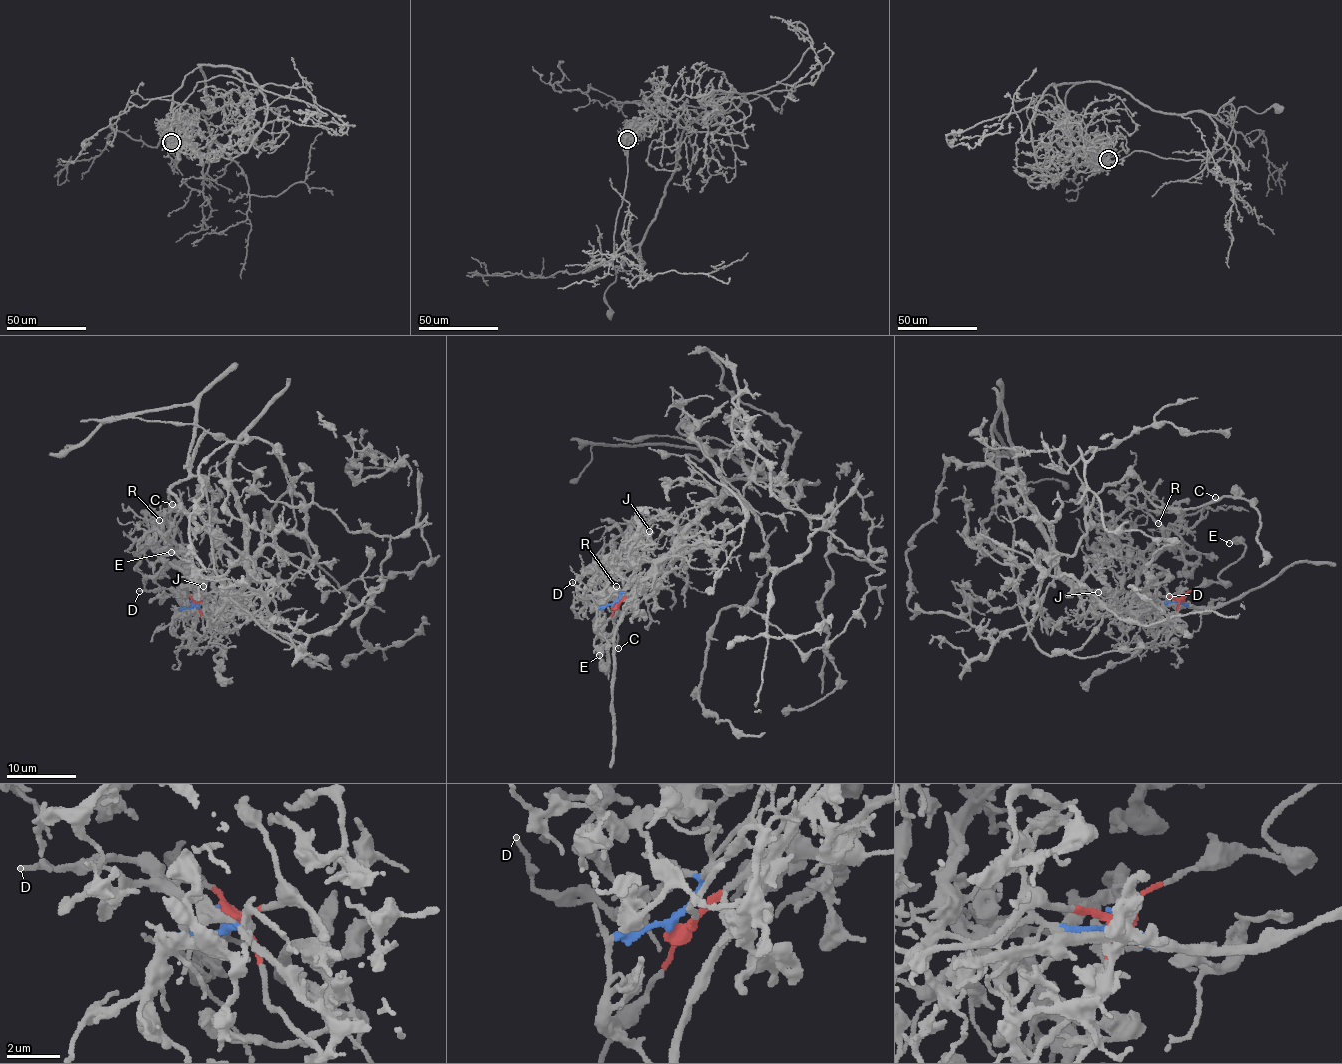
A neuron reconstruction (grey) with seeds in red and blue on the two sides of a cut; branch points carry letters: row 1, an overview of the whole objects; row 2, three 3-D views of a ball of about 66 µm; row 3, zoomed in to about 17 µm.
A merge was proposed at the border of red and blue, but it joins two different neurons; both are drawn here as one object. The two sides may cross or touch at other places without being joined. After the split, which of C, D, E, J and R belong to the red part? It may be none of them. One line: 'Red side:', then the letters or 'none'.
Red side: E

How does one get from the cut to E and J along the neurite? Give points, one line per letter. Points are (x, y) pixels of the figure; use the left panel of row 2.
E: (192, 605), (184, 593), (179, 589), (177, 591), (184, 592), (193, 575), (183, 556), (172, 552)
J: (192, 605), (201, 603), (207, 606), (198, 596), (203, 586)

